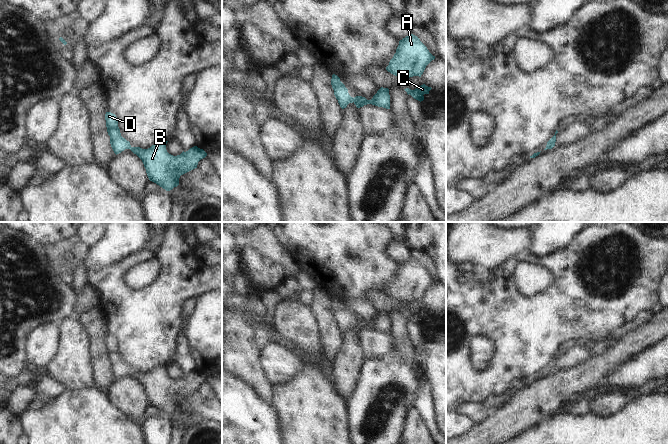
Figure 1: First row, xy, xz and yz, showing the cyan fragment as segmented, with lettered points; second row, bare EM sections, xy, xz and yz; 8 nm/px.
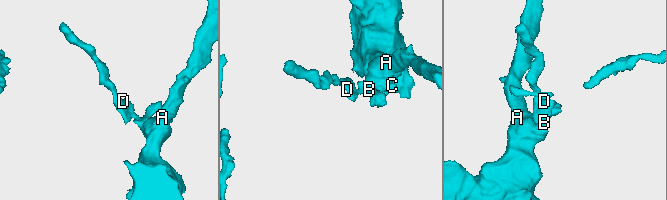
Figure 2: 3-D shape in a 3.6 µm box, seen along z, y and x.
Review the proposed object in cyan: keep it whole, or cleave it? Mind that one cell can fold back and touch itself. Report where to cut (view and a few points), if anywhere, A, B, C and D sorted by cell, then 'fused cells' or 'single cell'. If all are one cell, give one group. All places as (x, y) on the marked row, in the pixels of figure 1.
cut none; groups A B C D; single cell

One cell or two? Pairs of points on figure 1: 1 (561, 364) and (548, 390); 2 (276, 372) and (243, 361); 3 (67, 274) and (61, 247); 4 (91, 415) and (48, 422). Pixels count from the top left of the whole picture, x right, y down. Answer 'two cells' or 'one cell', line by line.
1: two cells
2: two cells
3: one cell
4: one cell

